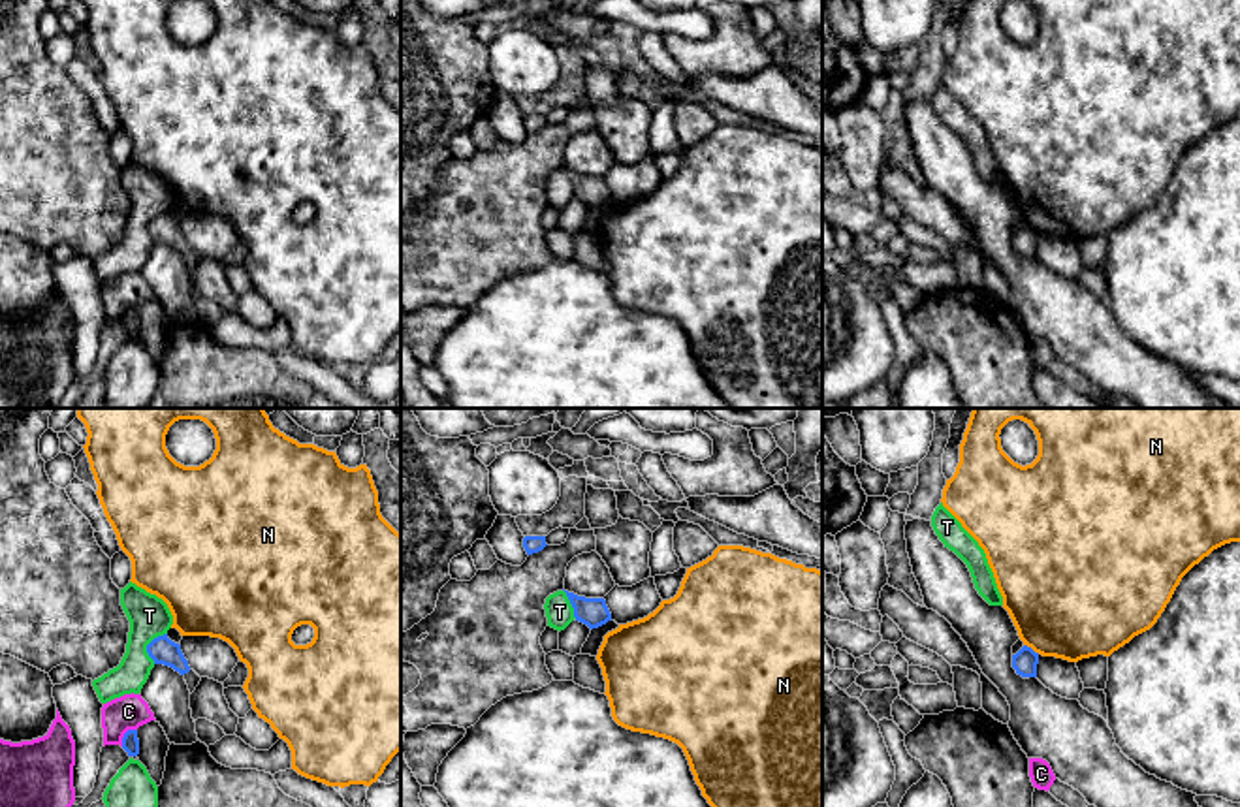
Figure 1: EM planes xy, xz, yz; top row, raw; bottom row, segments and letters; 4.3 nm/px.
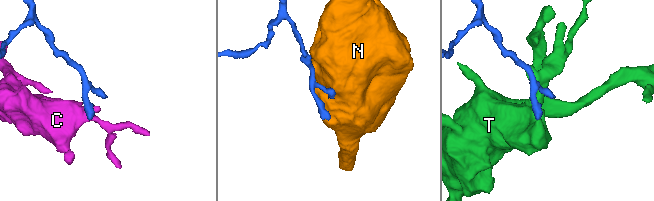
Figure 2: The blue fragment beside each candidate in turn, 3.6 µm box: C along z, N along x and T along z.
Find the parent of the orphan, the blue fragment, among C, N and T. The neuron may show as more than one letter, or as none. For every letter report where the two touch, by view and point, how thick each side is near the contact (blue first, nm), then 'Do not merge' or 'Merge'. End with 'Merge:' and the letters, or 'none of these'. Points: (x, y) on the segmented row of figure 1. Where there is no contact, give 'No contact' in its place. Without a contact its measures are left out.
C: Touches blue at xy (125, 734). Thickness 80 nm (blue) against 150 nm. Do not merge
N: Touches blue at yz (1030, 648). Thickness 100 nm (blue) against 480 nm. Do not merge
T: Touches blue at xy (147, 646). Thickness 110 nm (blue) against 180 nm. Do not merge
Merge: none of these

